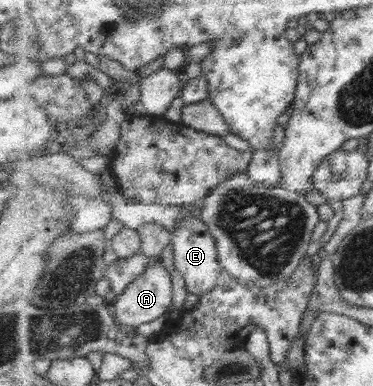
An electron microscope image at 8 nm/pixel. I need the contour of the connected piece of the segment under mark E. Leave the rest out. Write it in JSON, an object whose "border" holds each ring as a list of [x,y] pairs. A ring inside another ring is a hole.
{"border":[[[190,207],[190,214],[178,222],[178,230],[173,232],[172,245],[175,252],[175,265],[174,268],[181,273],[185,280],[186,291],[196,295],[205,295],[218,285],[219,277],[224,271],[224,266],[219,258],[217,239],[210,233],[209,226],[200,218],[200,216],[192,216],[192,208]]]}

